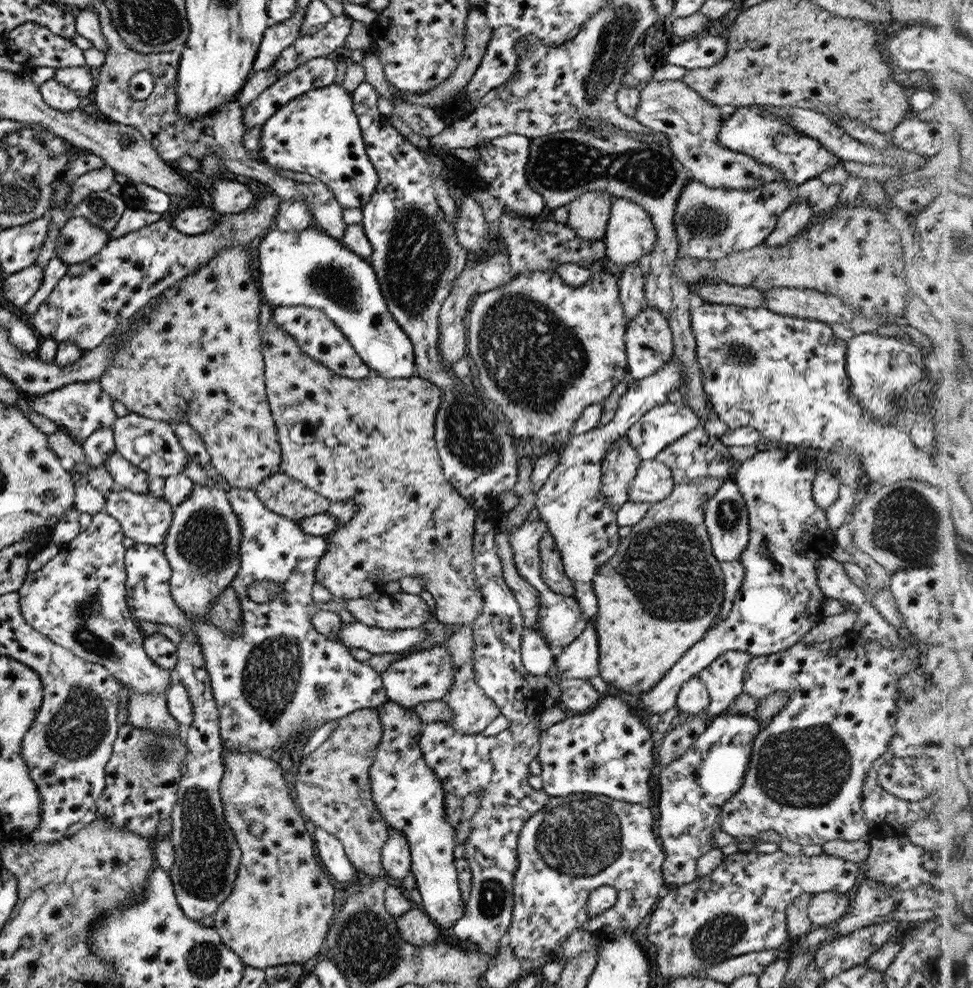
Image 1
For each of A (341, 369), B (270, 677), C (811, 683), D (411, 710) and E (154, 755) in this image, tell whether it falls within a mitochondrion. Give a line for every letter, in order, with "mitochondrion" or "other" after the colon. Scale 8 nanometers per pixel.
A: other
B: mitochondrion
C: other
D: other
E: mitochondrion

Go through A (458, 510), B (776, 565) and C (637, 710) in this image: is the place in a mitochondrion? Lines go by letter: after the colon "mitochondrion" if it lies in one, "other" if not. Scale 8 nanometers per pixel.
A: other
B: other
C: other

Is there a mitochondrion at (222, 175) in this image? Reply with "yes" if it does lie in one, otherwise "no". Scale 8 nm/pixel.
no

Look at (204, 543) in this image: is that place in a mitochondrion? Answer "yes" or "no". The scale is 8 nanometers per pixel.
yes

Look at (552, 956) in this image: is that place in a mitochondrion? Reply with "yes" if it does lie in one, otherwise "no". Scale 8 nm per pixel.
no

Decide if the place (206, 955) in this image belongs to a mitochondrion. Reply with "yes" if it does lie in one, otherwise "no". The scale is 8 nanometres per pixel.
yes

